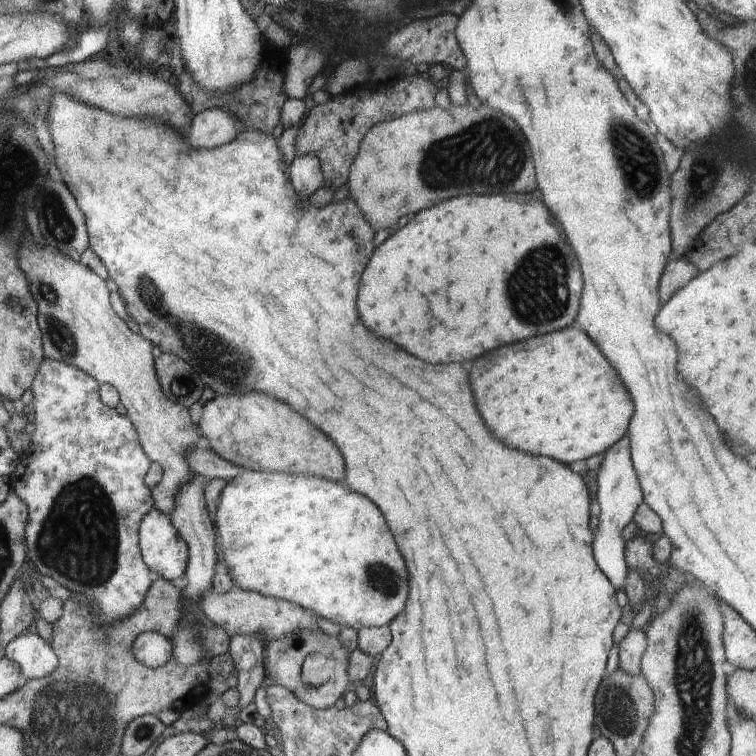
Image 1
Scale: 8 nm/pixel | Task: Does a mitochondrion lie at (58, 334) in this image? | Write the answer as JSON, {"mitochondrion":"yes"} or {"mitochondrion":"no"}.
{"mitochondrion":"yes"}

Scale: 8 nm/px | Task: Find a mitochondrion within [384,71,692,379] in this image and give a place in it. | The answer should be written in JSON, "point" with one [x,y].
{"point":[499,153]}

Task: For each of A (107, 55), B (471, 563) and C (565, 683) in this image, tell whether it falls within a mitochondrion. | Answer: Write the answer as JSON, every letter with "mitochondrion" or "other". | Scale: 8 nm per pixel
{"A":"other","B":"other","C":"other"}

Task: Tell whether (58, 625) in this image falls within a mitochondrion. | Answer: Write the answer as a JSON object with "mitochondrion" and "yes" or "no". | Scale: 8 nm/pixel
{"mitochondrion":"no"}

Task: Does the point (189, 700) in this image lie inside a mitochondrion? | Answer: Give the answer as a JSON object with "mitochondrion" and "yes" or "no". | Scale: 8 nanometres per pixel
{"mitochondrion":"no"}

